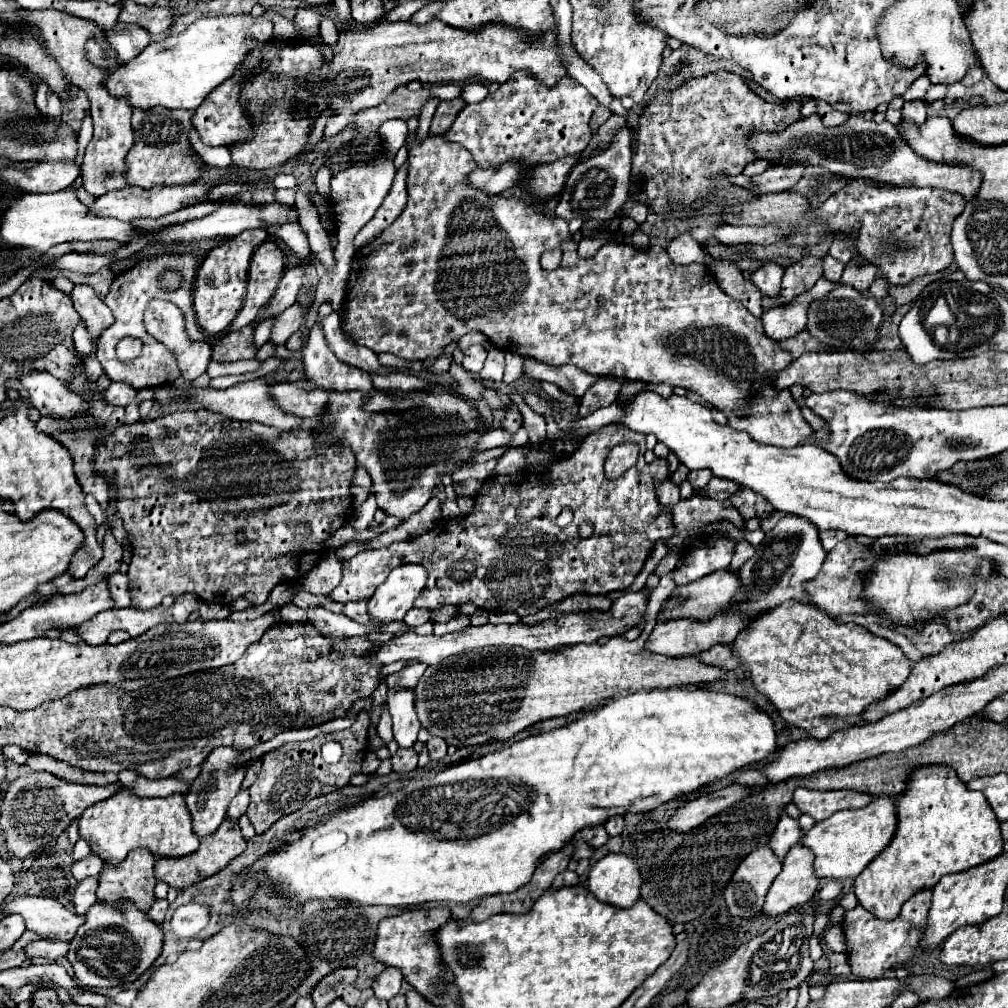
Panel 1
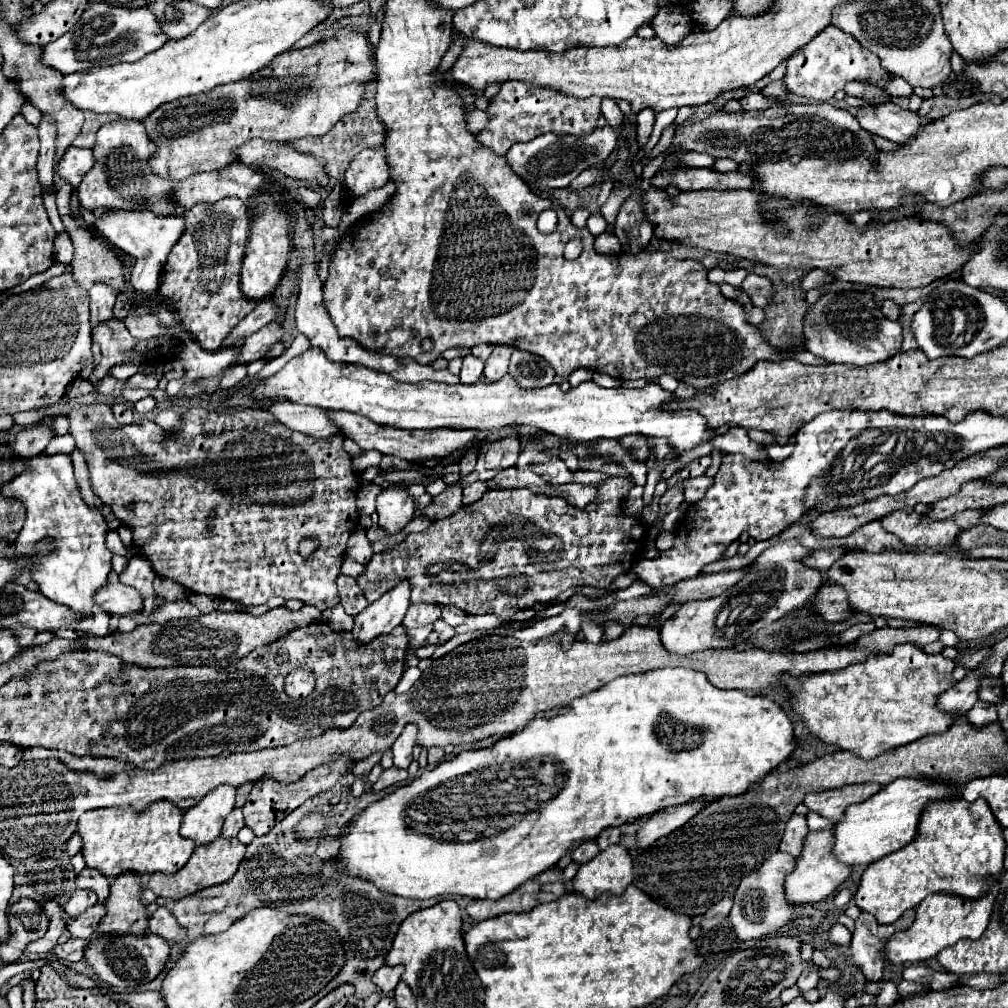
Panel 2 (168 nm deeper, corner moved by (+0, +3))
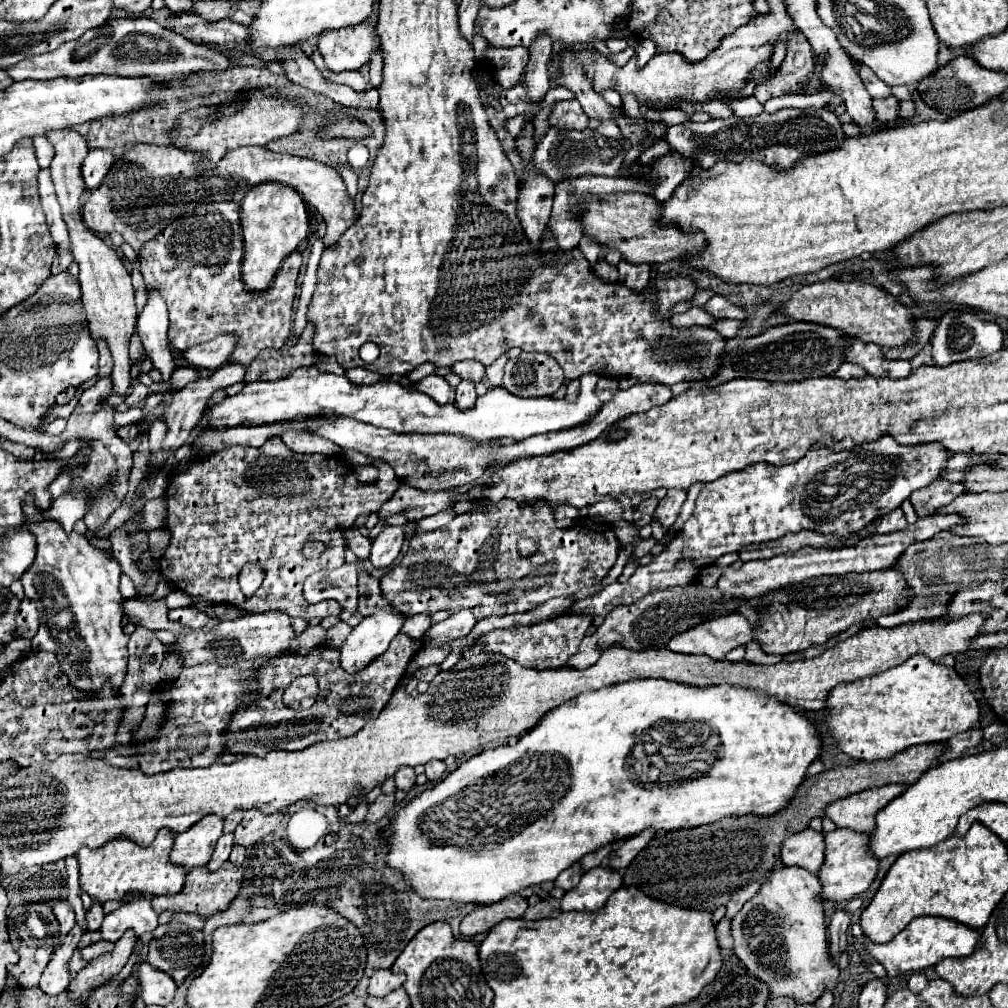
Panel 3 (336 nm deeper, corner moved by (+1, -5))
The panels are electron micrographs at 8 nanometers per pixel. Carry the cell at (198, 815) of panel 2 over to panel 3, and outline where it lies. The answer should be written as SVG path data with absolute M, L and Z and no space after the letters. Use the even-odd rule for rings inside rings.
M208 815L200 819L184 833L178 833L174 839L174 847L170 853L170 861L184 867L206 865L212 857L216 841L222 835L224 819L220 815Z

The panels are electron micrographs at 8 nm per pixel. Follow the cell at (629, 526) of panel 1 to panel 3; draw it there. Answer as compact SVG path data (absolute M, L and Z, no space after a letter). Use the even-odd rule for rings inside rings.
M502 499L494 507L478 507L478 511L468 511L458 515L452 523L436 531L418 531L412 537L410 547L402 561L390 569L380 579L382 597L394 605L394 609L404 615L432 615L434 611L446 609L450 613L458 613L468 609L476 615L476 619L484 619L490 615L510 615L510 613L526 613L548 599L568 597L578 591L578 587L598 585L600 579L610 571L620 553L620 543L614 533L594 533L592 525L574 525L568 529L556 526L555 508L544 501L531 505L519 506L510 503L510 499ZM530 537L538 543L538 549L530 557L522 557L518 553L518 539Z

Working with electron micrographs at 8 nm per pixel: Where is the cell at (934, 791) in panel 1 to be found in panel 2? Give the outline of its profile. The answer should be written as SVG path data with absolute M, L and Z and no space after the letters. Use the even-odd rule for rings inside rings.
M957 797L955 801L929 803L921 815L917 839L865 869L855 893L855 905L871 913L879 925L891 925L907 909L917 907L927 895L937 891L979 899L1001 877L1005 847L1001 827L985 799L967 803Z

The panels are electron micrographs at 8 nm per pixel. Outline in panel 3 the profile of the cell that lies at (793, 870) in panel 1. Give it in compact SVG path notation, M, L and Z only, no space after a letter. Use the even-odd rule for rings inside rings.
M834 829L830 833L824 833L824 843L826 843L826 851L824 851L824 863L818 871L818 879L822 883L822 891L820 891L820 899L822 901L850 901L854 899L858 893L866 891L870 887L870 883L874 881L876 873L878 873L878 859L874 855L866 853L866 843L868 843L868 835L866 833L856 833L856 831L848 831L848 829Z

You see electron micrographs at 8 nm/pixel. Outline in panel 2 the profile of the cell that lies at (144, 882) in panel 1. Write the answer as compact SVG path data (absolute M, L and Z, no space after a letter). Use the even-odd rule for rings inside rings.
M119 875L111 883L111 893L107 897L107 919L97 929L97 935L143 935L149 919L145 905L139 901L141 877L139 875Z

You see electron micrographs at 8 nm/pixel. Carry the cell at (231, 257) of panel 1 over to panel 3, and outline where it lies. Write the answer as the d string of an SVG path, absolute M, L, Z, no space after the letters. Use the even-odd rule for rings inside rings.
M234 201L222 203L202 203L194 211L178 217L170 223L162 233L144 243L140 249L142 275L146 281L146 289L160 289L166 305L168 305L168 339L178 351L186 351L194 345L214 339L222 333L236 333L238 345L232 352L230 363L251 363L258 353L266 347L280 349L292 331L292 307L298 287L298 273L302 267L302 253L294 251L282 263L282 266L271 286L262 295L252 295L246 291L240 277L240 263L244 255L244 241L240 231L240 205Z

